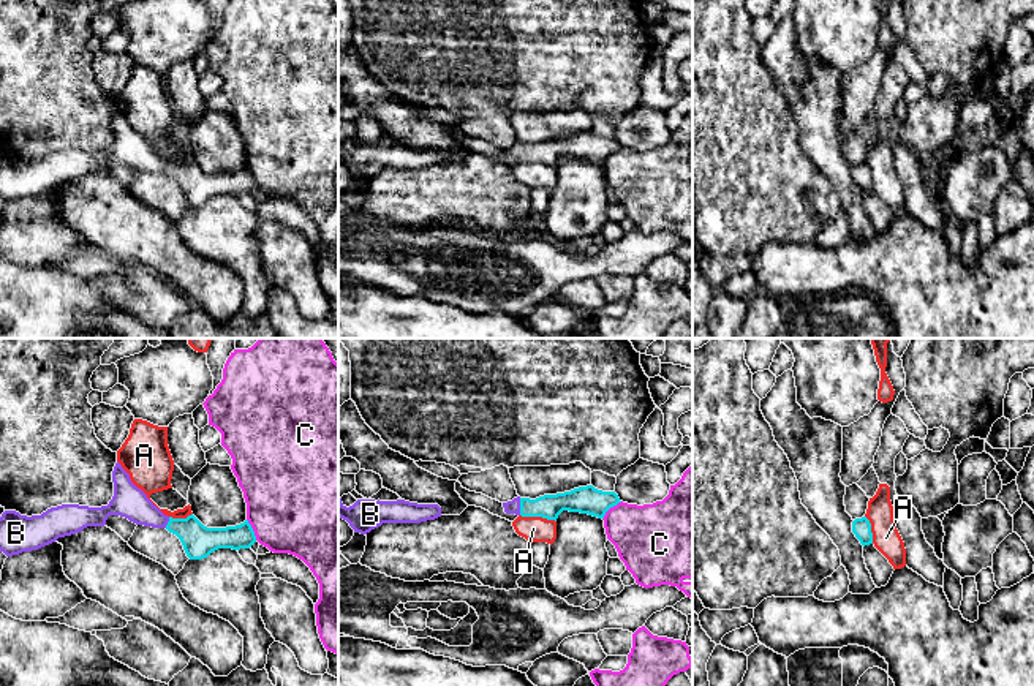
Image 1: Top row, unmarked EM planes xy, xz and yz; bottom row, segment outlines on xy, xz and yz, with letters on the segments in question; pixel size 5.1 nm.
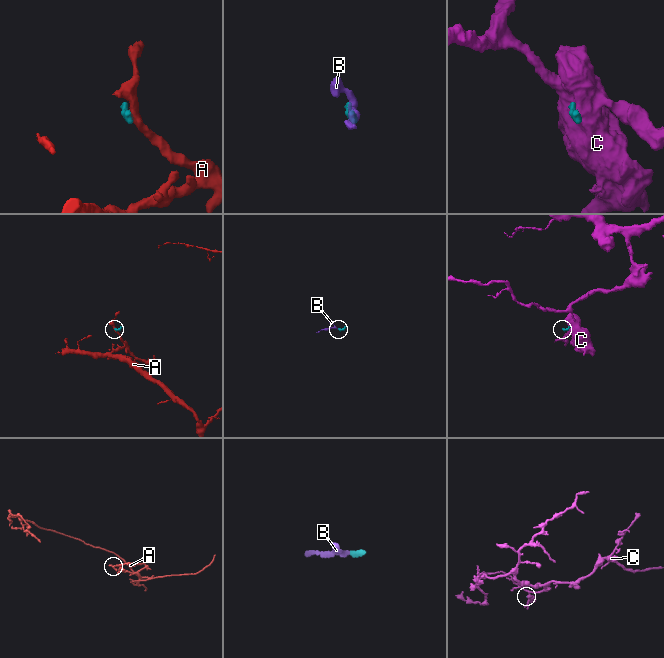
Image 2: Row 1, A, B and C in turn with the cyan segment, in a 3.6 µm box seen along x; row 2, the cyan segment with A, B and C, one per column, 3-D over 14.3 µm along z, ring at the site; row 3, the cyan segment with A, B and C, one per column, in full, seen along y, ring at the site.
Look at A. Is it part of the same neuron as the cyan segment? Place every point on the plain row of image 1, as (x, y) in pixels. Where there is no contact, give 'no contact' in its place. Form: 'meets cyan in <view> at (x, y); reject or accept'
meets cyan in xz at (538, 162); reject

